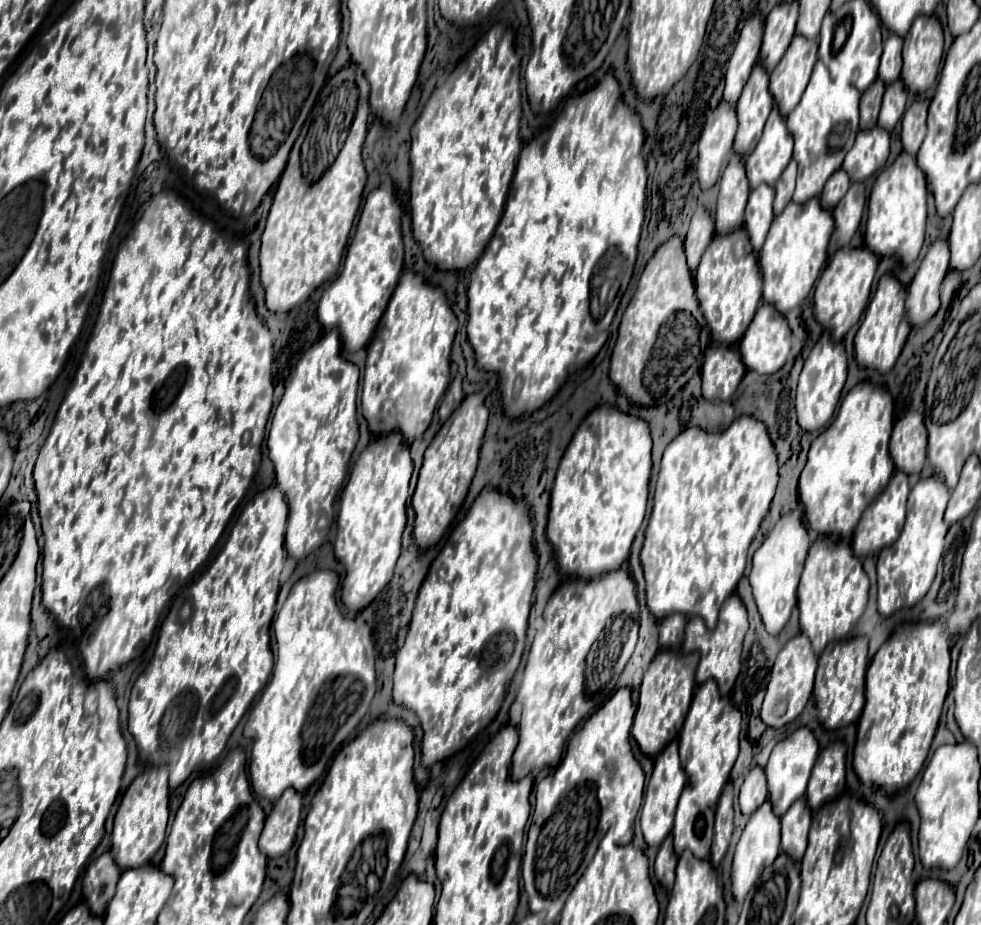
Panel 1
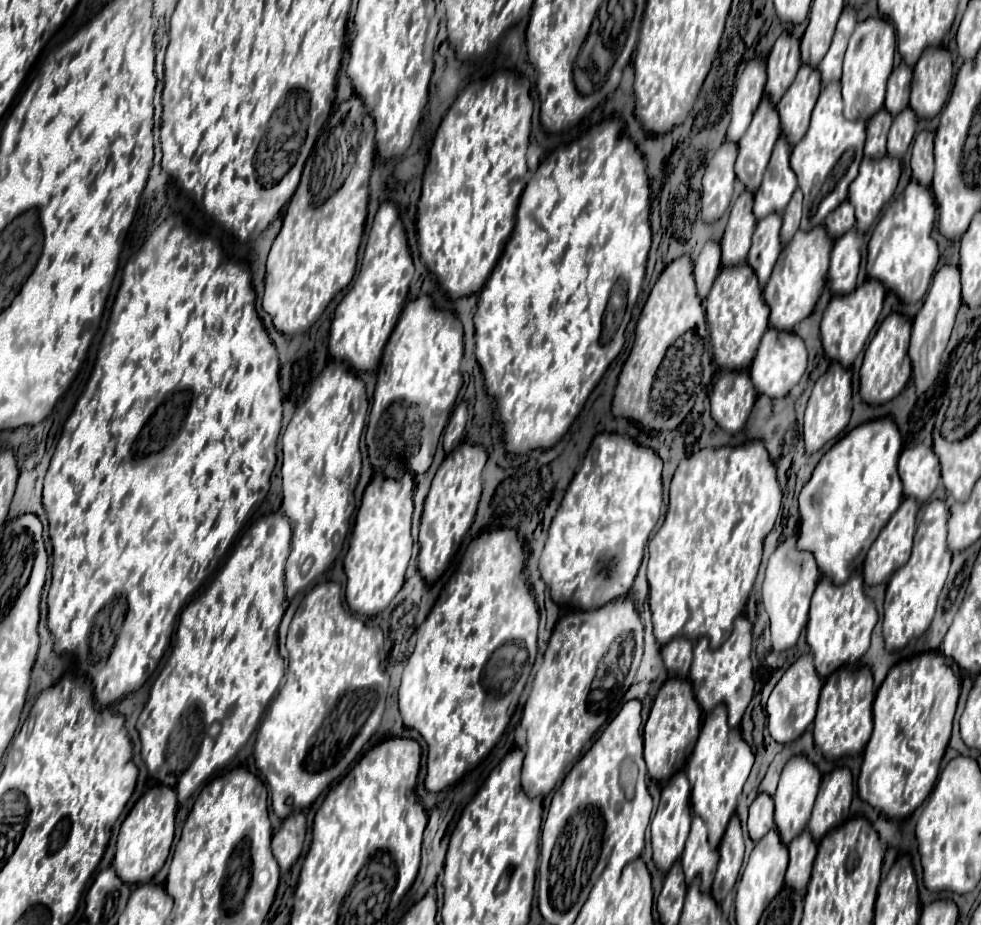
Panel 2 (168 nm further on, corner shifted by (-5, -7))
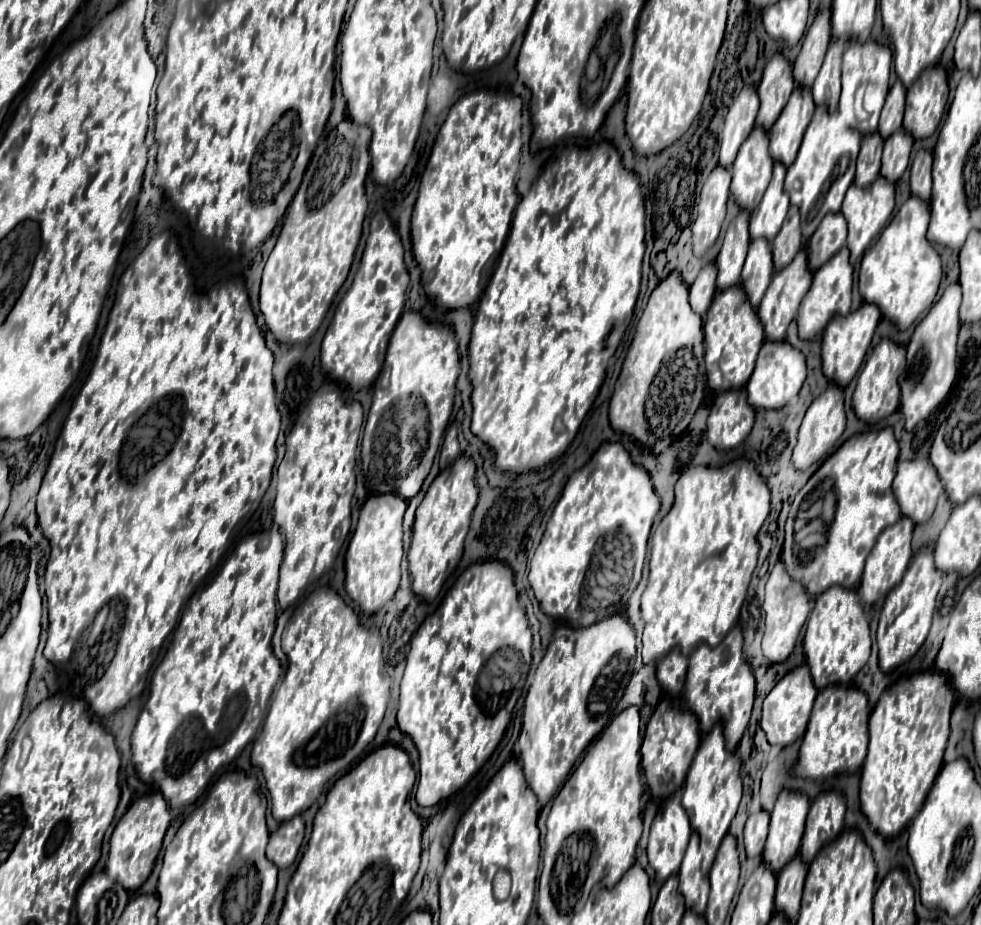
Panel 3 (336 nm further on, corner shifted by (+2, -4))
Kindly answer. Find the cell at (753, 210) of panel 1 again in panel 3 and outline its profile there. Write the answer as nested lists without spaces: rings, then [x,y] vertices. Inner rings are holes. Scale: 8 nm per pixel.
[[[766,239],[752,241],[744,269],[742,269],[742,289],[746,291],[750,305],[754,309],[758,309],[758,303],[762,301],[762,295],[766,293],[772,273],[774,273],[774,263],[772,263],[770,243]]]

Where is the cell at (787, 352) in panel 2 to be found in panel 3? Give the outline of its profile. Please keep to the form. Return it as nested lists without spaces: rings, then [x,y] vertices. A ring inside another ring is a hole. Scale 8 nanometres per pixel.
[[[766,341],[758,353],[756,369],[746,385],[750,405],[756,411],[758,409],[782,409],[784,405],[788,405],[792,397],[800,393],[804,379],[806,379],[804,355],[798,349],[794,349],[788,341],[778,341],[778,343]]]

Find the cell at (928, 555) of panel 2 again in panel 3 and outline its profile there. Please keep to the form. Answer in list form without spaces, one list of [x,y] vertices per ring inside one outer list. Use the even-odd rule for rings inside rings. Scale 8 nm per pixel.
[[[924,547],[918,555],[914,555],[902,583],[888,593],[880,611],[878,633],[876,633],[878,662],[884,673],[890,673],[902,663],[910,661],[916,655],[916,651],[922,647],[922,643],[926,641],[930,625],[932,625],[936,595],[942,585],[942,578],[943,573],[934,567],[932,549]]]

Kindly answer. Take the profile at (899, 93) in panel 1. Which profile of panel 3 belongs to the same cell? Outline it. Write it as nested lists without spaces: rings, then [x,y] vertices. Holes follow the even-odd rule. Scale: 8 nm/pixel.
[[[898,131],[890,139],[886,139],[880,175],[884,179],[888,179],[890,183],[898,183],[898,179],[904,175],[904,171],[910,163],[912,143],[914,143],[914,139],[906,131]]]

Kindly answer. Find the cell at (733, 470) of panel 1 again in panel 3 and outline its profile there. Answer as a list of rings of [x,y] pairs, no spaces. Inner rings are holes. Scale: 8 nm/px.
[[[740,459],[736,463],[730,463],[726,467],[720,467],[720,469],[714,469],[714,467],[692,467],[692,469],[686,469],[678,483],[676,483],[676,501],[670,509],[670,513],[660,521],[658,529],[654,531],[652,535],[652,555],[650,555],[650,579],[648,579],[648,587],[642,595],[642,619],[644,619],[644,649],[642,649],[642,657],[644,657],[644,663],[658,663],[660,659],[664,659],[674,647],[678,647],[682,651],[682,655],[690,655],[698,645],[706,643],[710,647],[716,647],[730,631],[730,627],[736,625],[736,619],[740,615],[740,607],[746,599],[746,589],[748,589],[748,583],[750,583],[750,577],[752,577],[752,571],[756,567],[756,559],[758,559],[758,541],[756,541],[756,535],[762,527],[762,523],[766,521],[770,513],[770,489],[764,481],[764,477],[758,475],[758,471],[754,469],[754,463],[746,461],[746,459]]]

